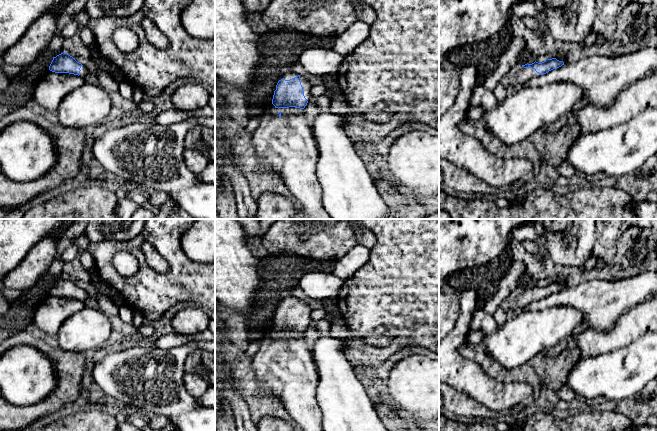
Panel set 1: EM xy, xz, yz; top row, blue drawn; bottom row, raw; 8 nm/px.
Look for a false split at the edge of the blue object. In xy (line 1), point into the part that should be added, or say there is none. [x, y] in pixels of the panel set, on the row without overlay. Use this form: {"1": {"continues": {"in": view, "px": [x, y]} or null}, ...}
{"1": {"continues": {"in": "xy", "px": [83, 297]}}}

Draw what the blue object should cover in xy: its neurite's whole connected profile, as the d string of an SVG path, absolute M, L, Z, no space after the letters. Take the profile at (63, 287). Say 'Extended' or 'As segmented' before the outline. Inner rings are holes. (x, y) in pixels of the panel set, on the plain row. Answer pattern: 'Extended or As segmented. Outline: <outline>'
Extended. Outline: M64 276L56 281L53 281L53 284L49 290L49 294L55 297L69 297L78 299L85 303L87 303L89 300L85 290Z

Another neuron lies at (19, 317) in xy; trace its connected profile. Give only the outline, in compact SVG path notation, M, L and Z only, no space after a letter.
M45 274L31 289L15 295L10 309L0 315L0 343L30 326L36 307L49 295L53 281Z

